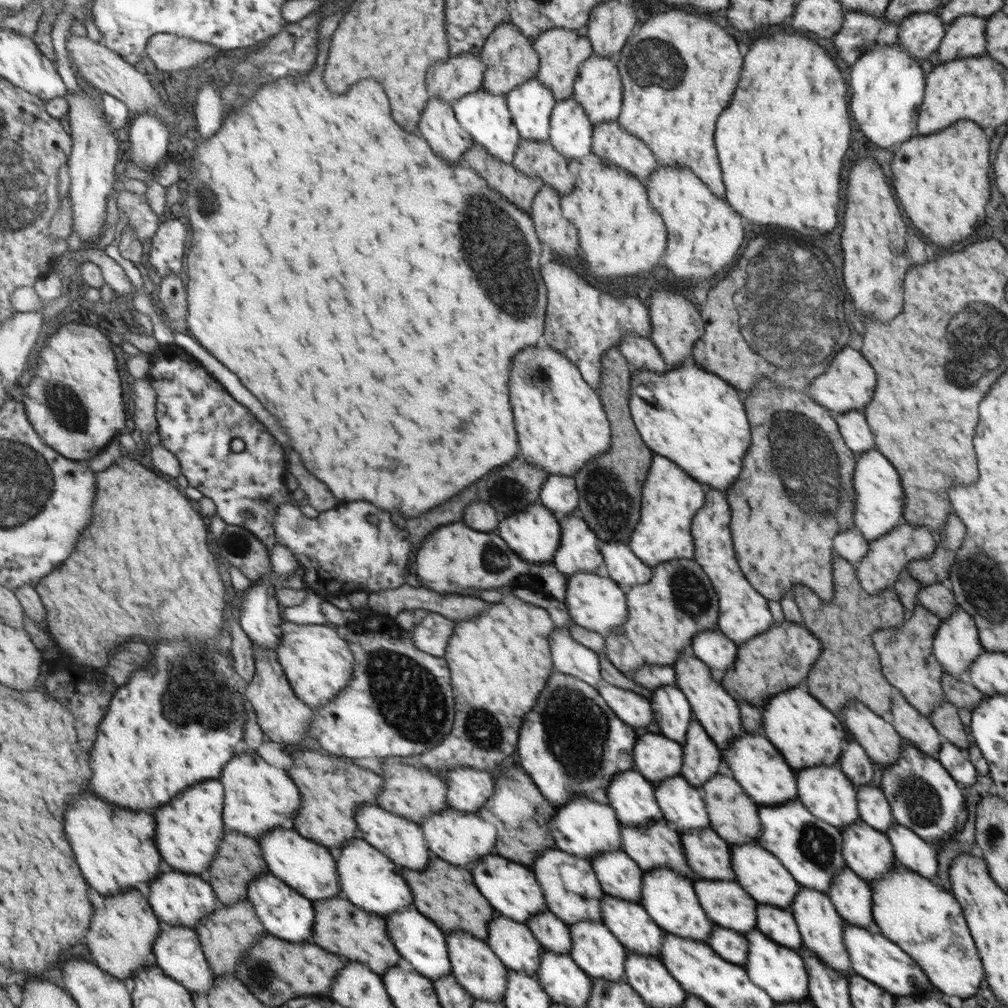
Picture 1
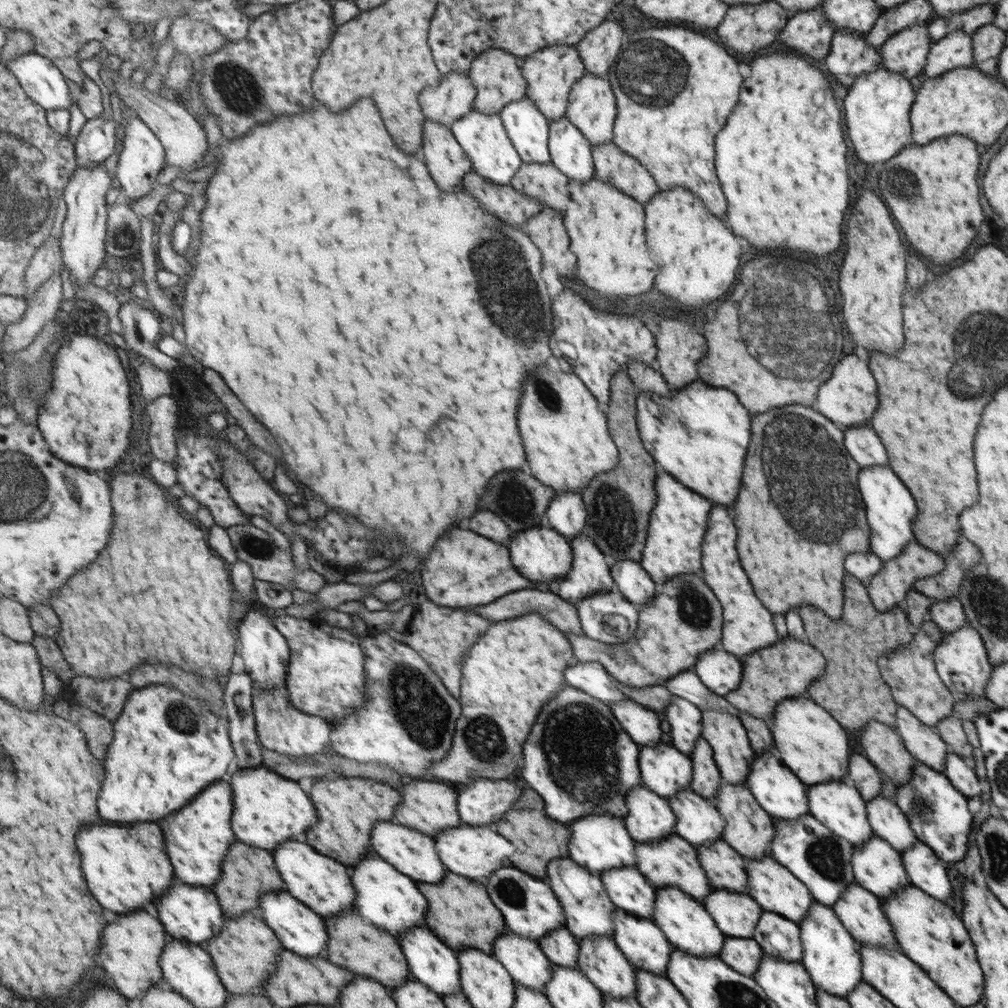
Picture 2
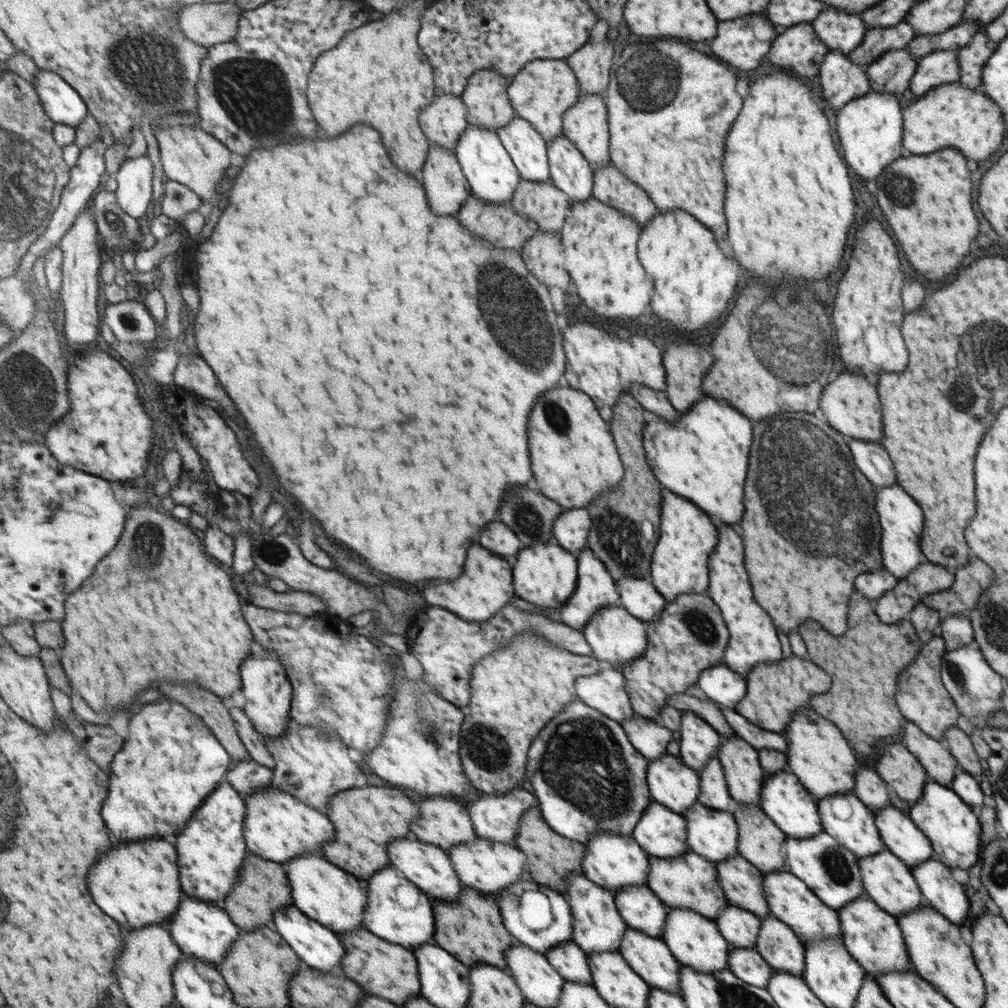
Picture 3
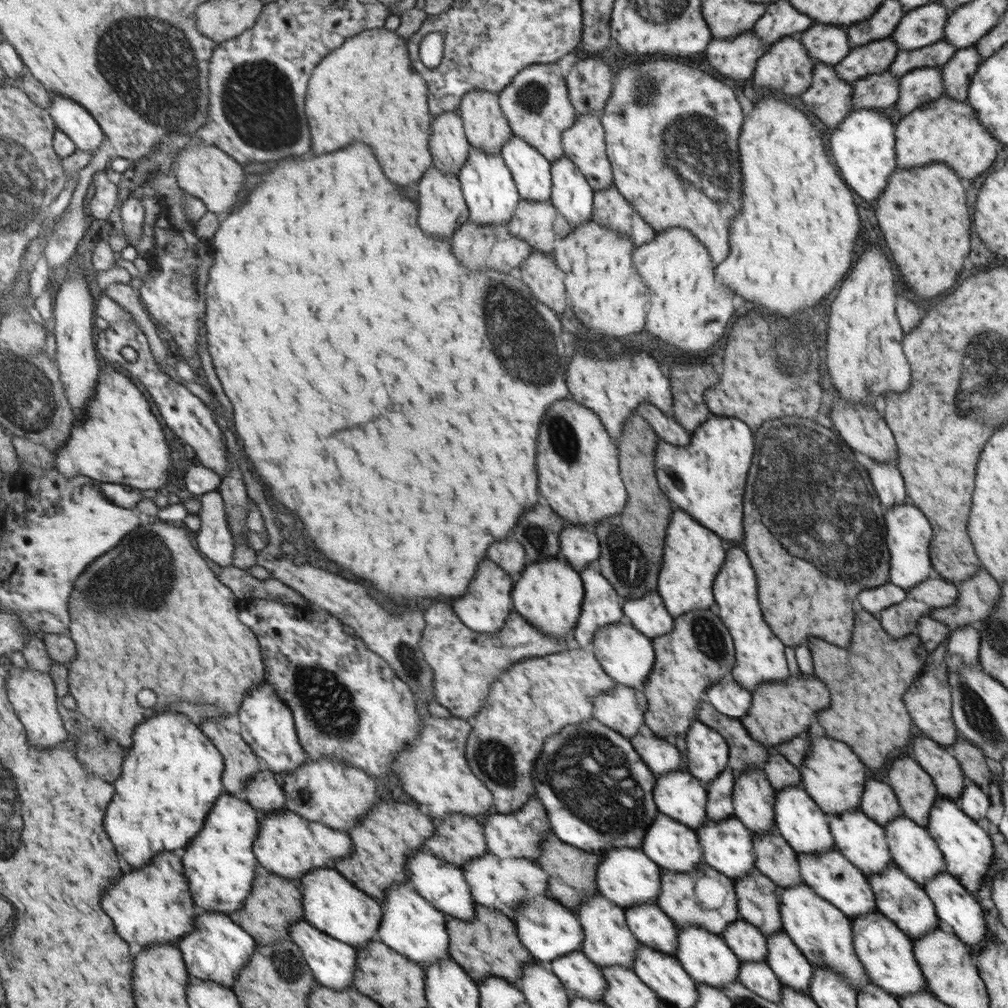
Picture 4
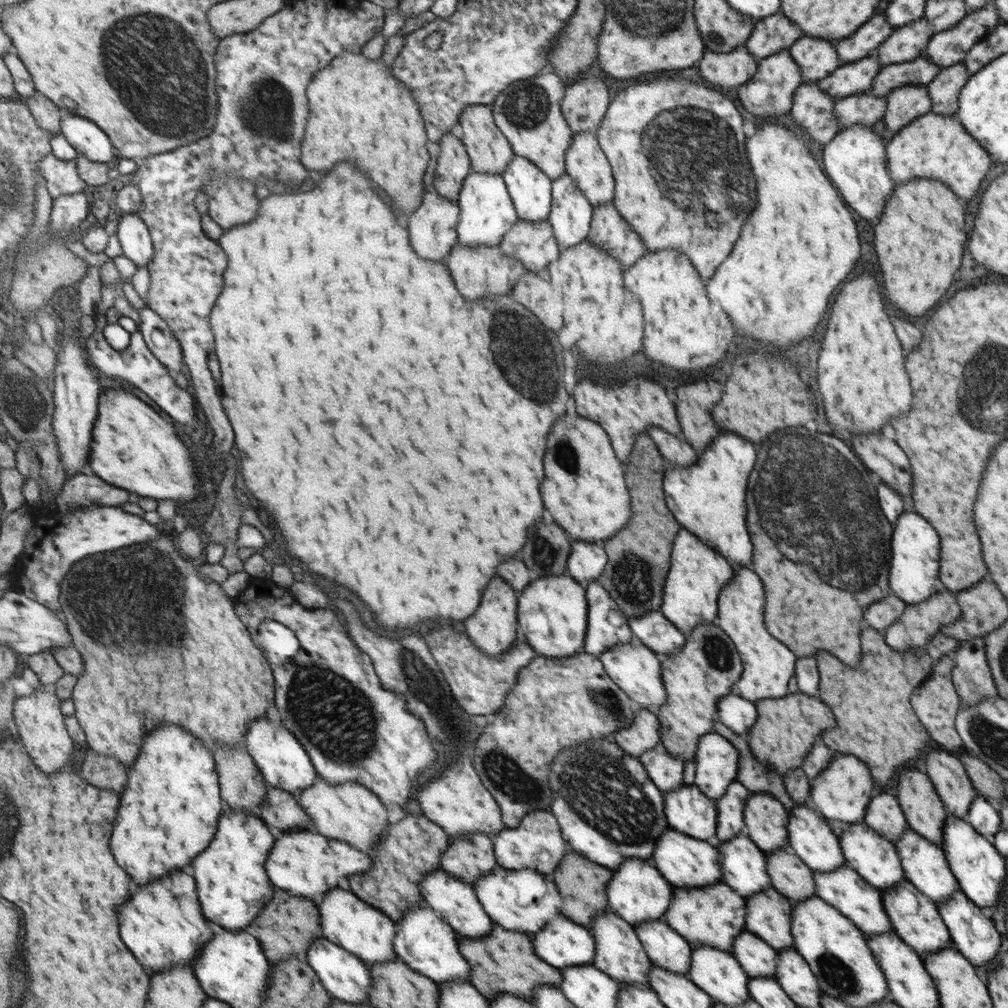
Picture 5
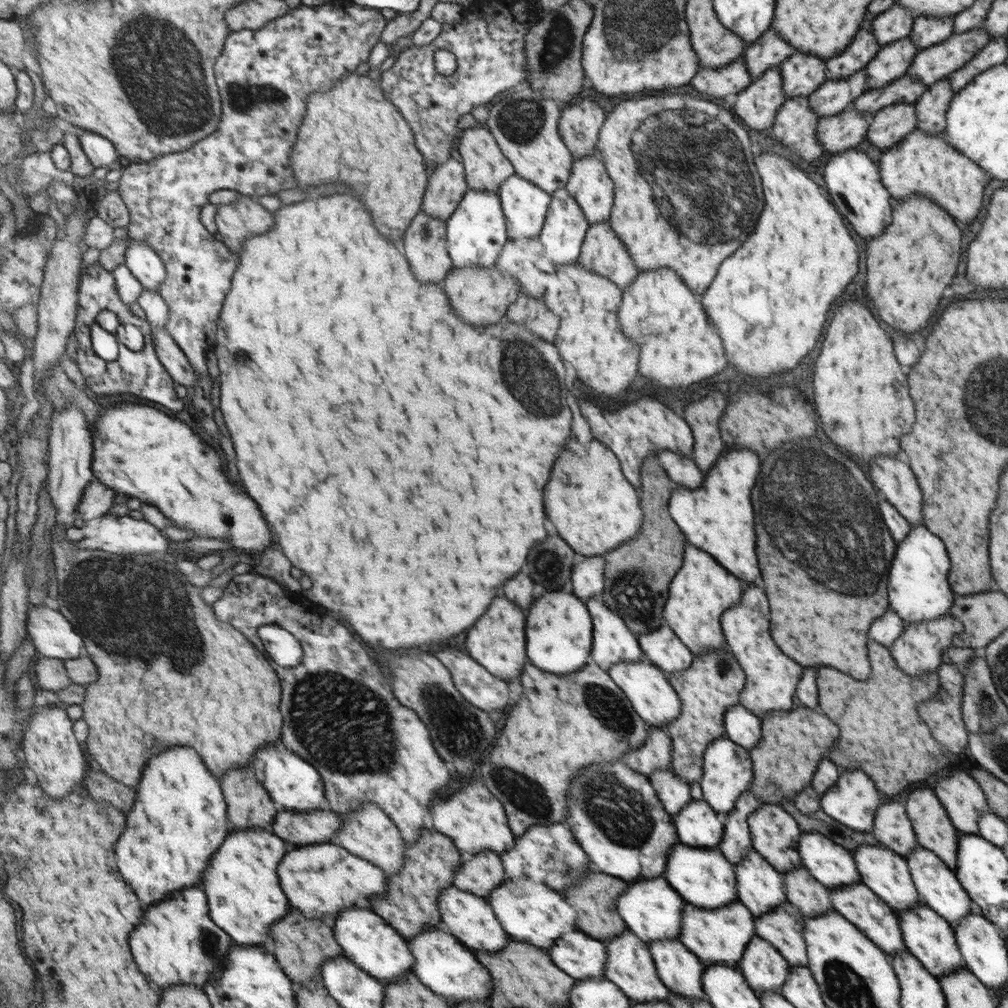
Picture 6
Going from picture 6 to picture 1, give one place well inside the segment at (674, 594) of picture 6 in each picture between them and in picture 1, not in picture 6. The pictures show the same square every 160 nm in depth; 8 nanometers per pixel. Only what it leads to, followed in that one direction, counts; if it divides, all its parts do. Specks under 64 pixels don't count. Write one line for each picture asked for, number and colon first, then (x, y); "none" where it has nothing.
1: (669, 496)
2: (672, 546)
3: (678, 565)
4: (692, 556)
5: (696, 573)

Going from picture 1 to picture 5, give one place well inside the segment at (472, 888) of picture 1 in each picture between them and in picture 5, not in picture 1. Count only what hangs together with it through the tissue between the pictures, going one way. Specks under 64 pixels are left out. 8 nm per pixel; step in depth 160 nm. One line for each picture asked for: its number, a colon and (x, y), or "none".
2: (461, 912)
3: (472, 928)
4: (488, 945)
5: (505, 961)

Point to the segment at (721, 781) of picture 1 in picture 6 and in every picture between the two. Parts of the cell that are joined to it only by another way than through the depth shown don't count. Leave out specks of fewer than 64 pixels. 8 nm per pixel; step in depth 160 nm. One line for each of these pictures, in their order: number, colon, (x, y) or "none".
2: (747, 827)
3: (759, 841)
4: (773, 856)
5: (788, 875)
6: (801, 890)

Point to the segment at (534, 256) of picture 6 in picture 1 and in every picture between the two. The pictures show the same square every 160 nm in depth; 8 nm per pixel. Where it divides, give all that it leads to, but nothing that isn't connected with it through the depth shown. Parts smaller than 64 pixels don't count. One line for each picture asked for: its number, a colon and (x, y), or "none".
1: (539, 159)
2: (544, 182)
3: (545, 204)
4: (539, 223)
5: (534, 244)

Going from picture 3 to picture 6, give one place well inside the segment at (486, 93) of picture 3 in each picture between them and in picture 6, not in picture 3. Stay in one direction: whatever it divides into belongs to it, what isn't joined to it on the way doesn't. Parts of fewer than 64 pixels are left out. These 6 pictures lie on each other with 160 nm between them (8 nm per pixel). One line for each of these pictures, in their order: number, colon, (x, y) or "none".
4: (487, 127)
5: (490, 152)
6: (486, 167)

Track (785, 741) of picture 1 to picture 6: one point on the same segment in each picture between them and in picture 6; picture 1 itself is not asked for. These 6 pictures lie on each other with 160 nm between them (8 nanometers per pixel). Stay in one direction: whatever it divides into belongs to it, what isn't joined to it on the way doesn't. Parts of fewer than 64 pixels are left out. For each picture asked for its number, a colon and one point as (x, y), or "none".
2: (807, 740)
3: (816, 753)
4: (830, 773)
5: (840, 792)
6: (852, 800)

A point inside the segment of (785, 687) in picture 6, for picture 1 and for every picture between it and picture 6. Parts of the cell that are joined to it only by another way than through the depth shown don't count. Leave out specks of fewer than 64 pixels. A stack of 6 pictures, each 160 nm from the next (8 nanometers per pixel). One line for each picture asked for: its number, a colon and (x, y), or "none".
1: (744, 615)
2: (748, 627)
3: (754, 640)
4: (760, 659)
5: (768, 665)

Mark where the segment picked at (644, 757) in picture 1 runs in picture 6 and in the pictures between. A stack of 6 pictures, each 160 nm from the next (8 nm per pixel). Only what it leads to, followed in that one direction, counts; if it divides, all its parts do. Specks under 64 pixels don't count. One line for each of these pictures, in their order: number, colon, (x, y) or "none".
2: (665, 770)
3: (670, 782)
4: (678, 794)
5: (688, 811)
6: (697, 825)

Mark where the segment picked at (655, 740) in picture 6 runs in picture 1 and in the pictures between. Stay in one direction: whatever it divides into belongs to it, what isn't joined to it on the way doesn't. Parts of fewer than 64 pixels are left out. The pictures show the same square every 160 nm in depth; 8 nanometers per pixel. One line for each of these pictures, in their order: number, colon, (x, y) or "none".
1: (570, 657)
2: (591, 677)
3: (606, 691)
4: (623, 708)
5: (642, 734)

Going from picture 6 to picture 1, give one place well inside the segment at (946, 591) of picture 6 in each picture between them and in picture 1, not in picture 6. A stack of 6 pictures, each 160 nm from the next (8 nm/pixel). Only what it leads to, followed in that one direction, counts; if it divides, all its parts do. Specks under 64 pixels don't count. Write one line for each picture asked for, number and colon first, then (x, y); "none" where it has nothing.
1: (879, 499)
2: (890, 510)
3: (901, 522)
4: (909, 535)
5: (914, 569)

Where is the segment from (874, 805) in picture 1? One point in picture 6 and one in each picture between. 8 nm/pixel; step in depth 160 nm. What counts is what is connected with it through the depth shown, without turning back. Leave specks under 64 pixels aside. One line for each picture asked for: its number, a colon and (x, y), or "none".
2: (887, 821)
3: (901, 836)
4: (913, 849)
5: (925, 866)
6: (937, 884)

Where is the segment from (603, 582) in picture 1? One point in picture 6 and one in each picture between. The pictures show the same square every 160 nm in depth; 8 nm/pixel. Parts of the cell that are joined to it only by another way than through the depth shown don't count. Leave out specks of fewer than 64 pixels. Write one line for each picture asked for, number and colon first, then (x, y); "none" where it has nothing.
2: (607, 617)
3: (616, 637)
4: (627, 656)
5: (635, 669)
6: (649, 691)

